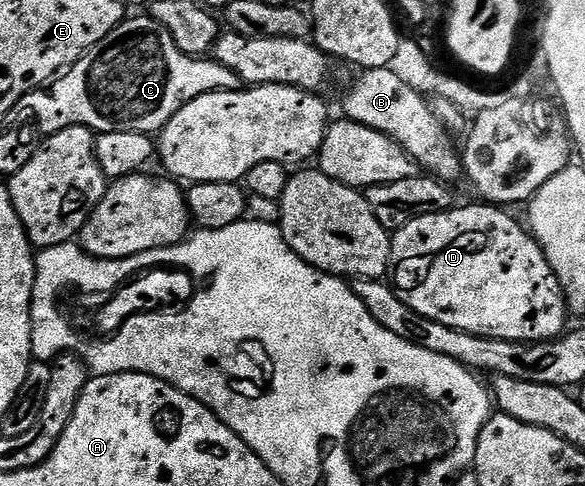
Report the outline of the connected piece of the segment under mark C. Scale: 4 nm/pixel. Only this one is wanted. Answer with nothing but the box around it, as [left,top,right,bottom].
[21,16,239,136]

